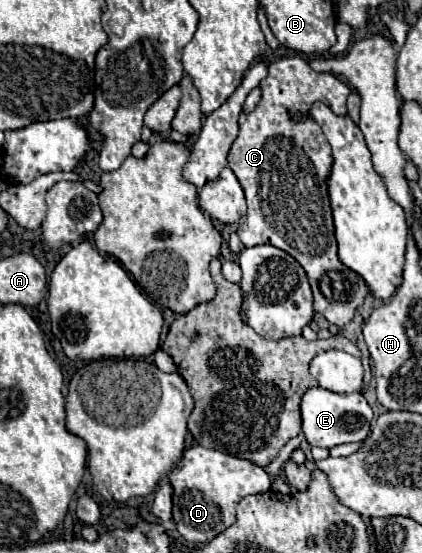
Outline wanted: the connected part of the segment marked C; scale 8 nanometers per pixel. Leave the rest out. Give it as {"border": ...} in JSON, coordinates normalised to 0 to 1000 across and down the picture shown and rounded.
{"border":[[[711,101],[645,112],[616,159],[621,181],[597,206],[569,206],[569,242],[540,278],[540,300],[569,325],[588,365],[588,383],[564,401],[564,427],[578,445],[645,441],[697,463],[730,495],[744,561],[782,586],[815,593],[863,550],[877,524],[858,510],[858,499],[815,481],[796,459],[773,340],[787,300],[782,260],[744,217],[725,213],[716,224],[697,224],[682,203],[711,199],[725,206],[758,181],[796,206],[815,206],[829,159],[791,134],[744,130]]]}

